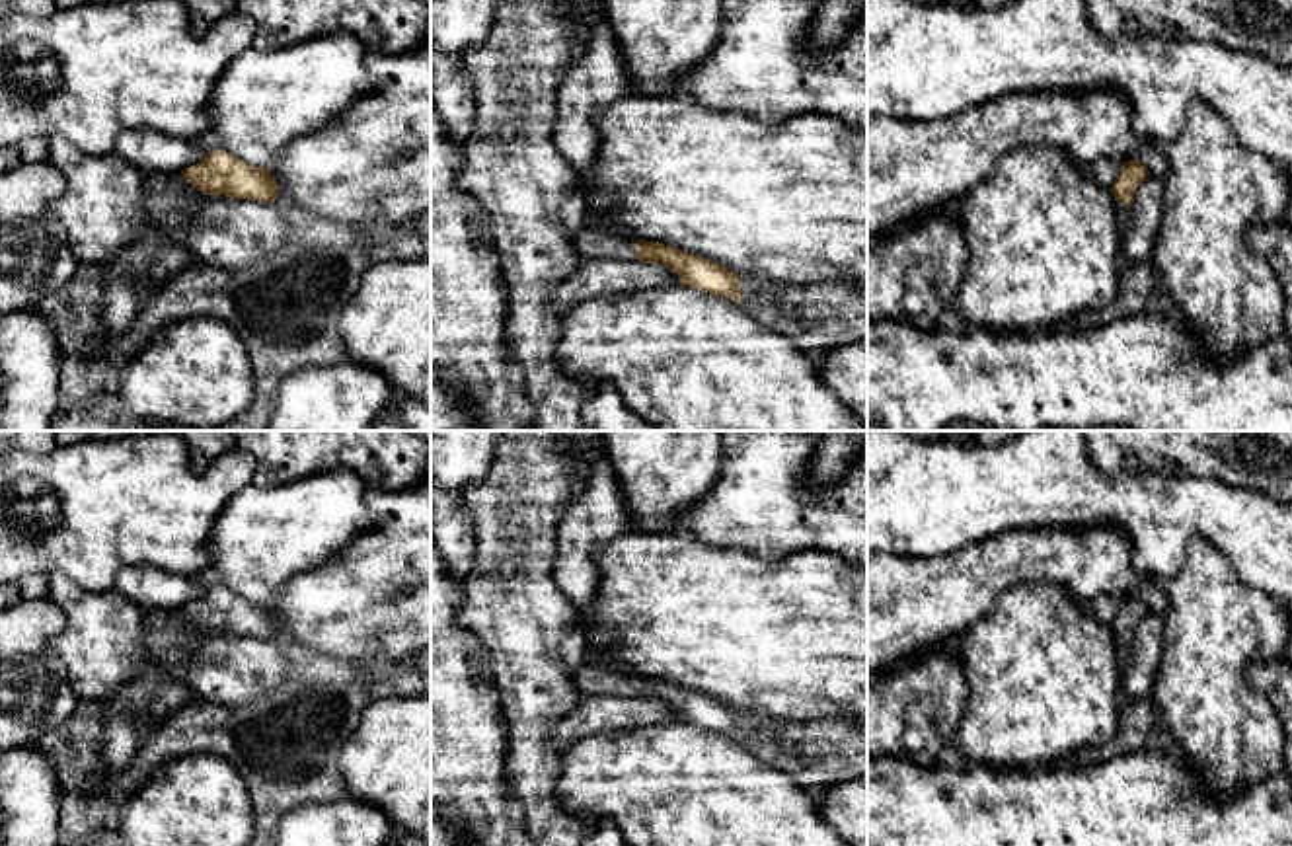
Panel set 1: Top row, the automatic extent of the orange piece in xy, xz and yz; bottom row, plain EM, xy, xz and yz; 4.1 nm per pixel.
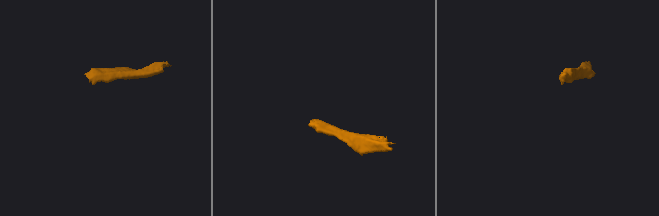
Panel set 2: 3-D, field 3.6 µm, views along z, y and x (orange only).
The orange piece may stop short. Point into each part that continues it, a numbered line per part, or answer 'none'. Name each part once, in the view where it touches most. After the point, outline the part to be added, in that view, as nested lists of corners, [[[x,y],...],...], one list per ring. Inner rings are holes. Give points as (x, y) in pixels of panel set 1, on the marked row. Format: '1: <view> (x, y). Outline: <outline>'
1: xz (589, 242). Outline: [[[589,226],[579,230],[573,240],[573,248],[581,259],[610,257],[614,261],[637,261],[637,240],[629,236],[598,232]]]

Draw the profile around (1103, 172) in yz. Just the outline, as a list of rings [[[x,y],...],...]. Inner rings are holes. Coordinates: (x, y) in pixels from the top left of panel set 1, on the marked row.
[[[1148,138],[1140,140],[1138,148],[1126,158],[1099,158],[1091,164],[1080,166],[1080,172],[1085,179],[1101,185],[1103,189],[1111,189],[1128,160],[1138,160],[1150,175],[1161,179],[1169,172],[1169,160],[1163,154],[1163,148]]]

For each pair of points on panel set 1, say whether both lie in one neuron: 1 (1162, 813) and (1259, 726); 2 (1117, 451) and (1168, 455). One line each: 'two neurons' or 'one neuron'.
1: two neurons
2: one neuron

